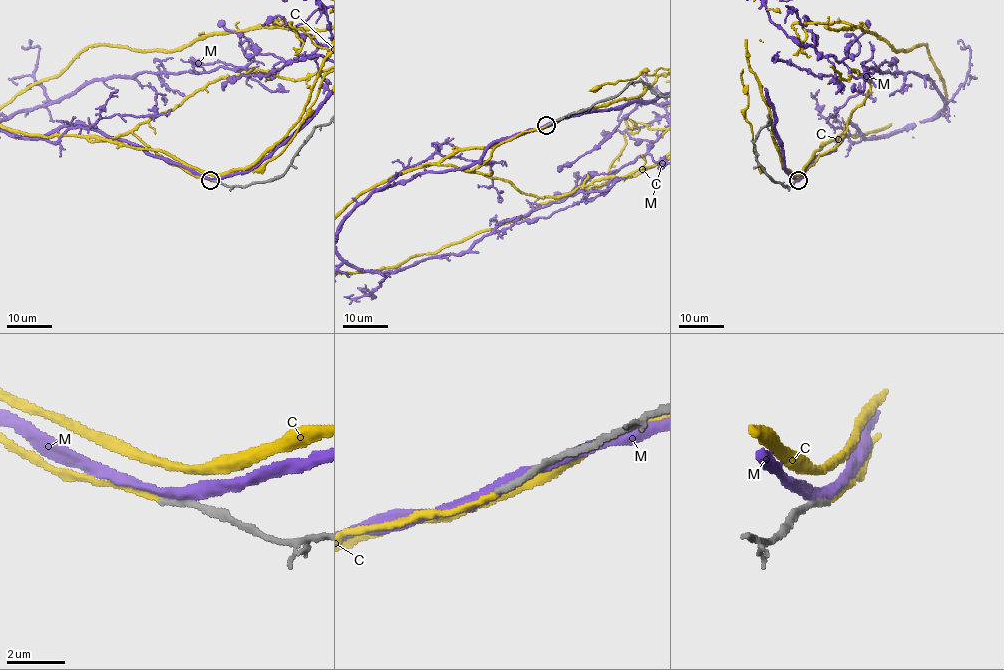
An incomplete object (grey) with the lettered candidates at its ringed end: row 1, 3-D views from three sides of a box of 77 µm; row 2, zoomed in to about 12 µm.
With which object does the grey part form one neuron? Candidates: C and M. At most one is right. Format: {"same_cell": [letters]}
{"same_cell": ["C"]}

